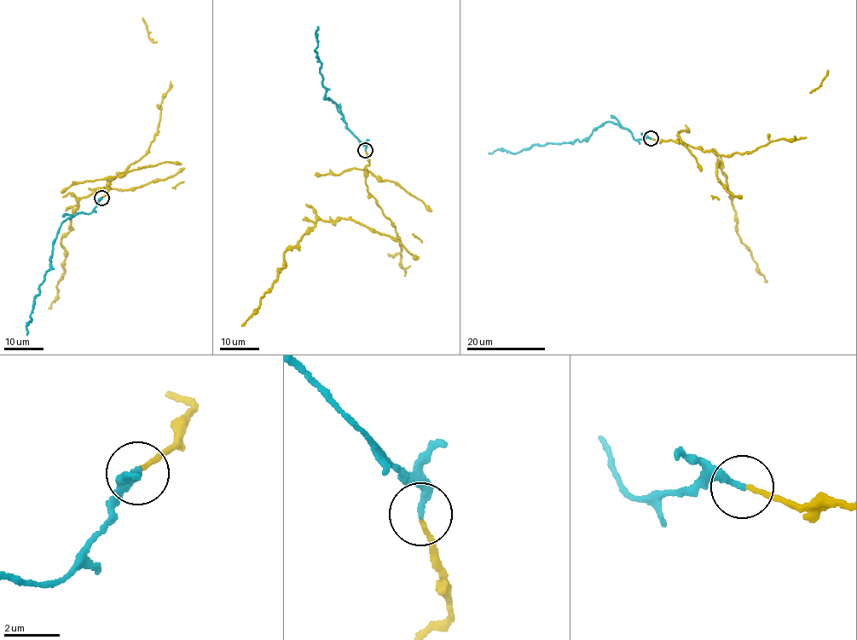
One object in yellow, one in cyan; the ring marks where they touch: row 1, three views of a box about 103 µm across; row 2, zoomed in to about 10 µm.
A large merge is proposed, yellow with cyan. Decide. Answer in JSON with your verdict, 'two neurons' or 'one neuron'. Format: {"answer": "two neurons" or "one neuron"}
{"answer": "two neurons"}

